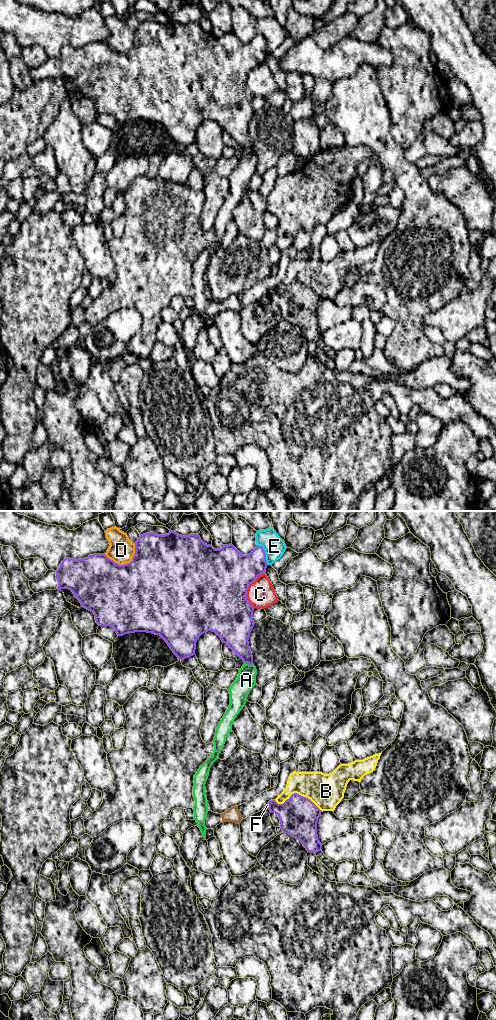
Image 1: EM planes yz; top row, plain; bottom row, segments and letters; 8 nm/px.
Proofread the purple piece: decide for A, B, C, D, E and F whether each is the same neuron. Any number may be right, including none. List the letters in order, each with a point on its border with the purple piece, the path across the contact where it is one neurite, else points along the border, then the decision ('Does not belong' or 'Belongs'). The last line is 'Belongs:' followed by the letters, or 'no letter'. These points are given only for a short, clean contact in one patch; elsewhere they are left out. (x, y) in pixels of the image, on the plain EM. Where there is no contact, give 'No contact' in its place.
A: Touches purple at yz (248, 151). Boundary: yz (244, 150), (252, 152). Does not belong
B: Touches purple at yz (298, 282). Does not belong
C: Touches purple at yz (246, 78). Does not belong
D: Touches purple at yz (125, 52). Does not belong
E: Touches purple at yz (265, 41). Boundary: yz (257, 32), (264, 38), (265, 49), (268, 52). Does not belong
F: Touches purple at yz (269, 294). Boundary: yz (267, 292), (269, 296). Does not belong
Belongs: no letter

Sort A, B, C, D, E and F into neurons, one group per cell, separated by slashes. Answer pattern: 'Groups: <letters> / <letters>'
Groups: A / B F / C / D / E

